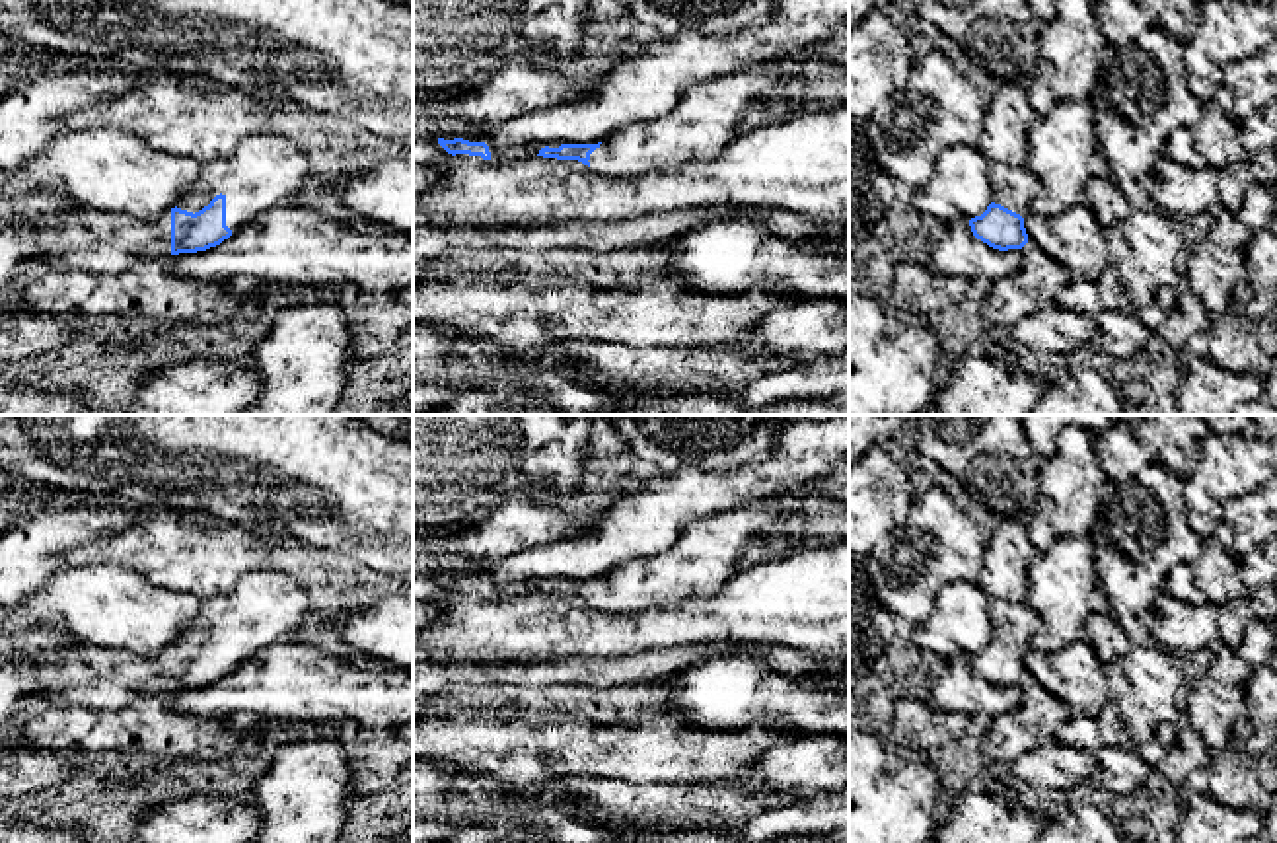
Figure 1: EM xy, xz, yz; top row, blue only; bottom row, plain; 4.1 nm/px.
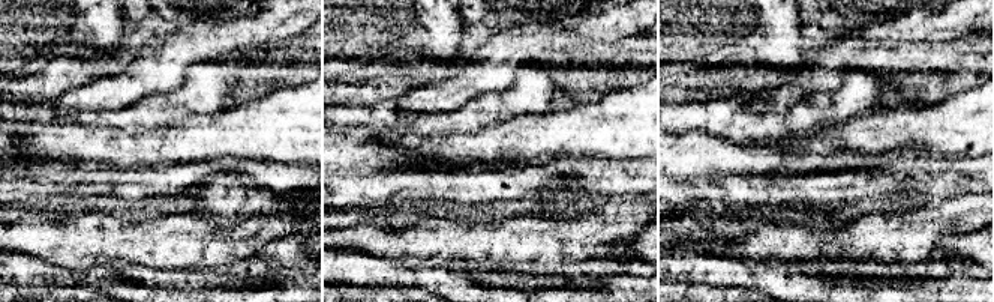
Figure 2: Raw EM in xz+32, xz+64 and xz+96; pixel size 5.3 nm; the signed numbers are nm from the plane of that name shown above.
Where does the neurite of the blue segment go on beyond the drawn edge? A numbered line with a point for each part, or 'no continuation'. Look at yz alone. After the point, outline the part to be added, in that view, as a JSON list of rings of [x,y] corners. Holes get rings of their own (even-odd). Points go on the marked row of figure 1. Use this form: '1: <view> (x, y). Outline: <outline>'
1: yz (1015, 187). Outline: [[[993,164],[989,177],[991,202],[1022,218],[1030,214],[1030,204],[1041,191],[1041,181],[1028,165]]]

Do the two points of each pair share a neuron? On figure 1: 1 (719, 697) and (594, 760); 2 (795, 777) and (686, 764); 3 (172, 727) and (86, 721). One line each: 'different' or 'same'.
1: different
2: different
3: same

